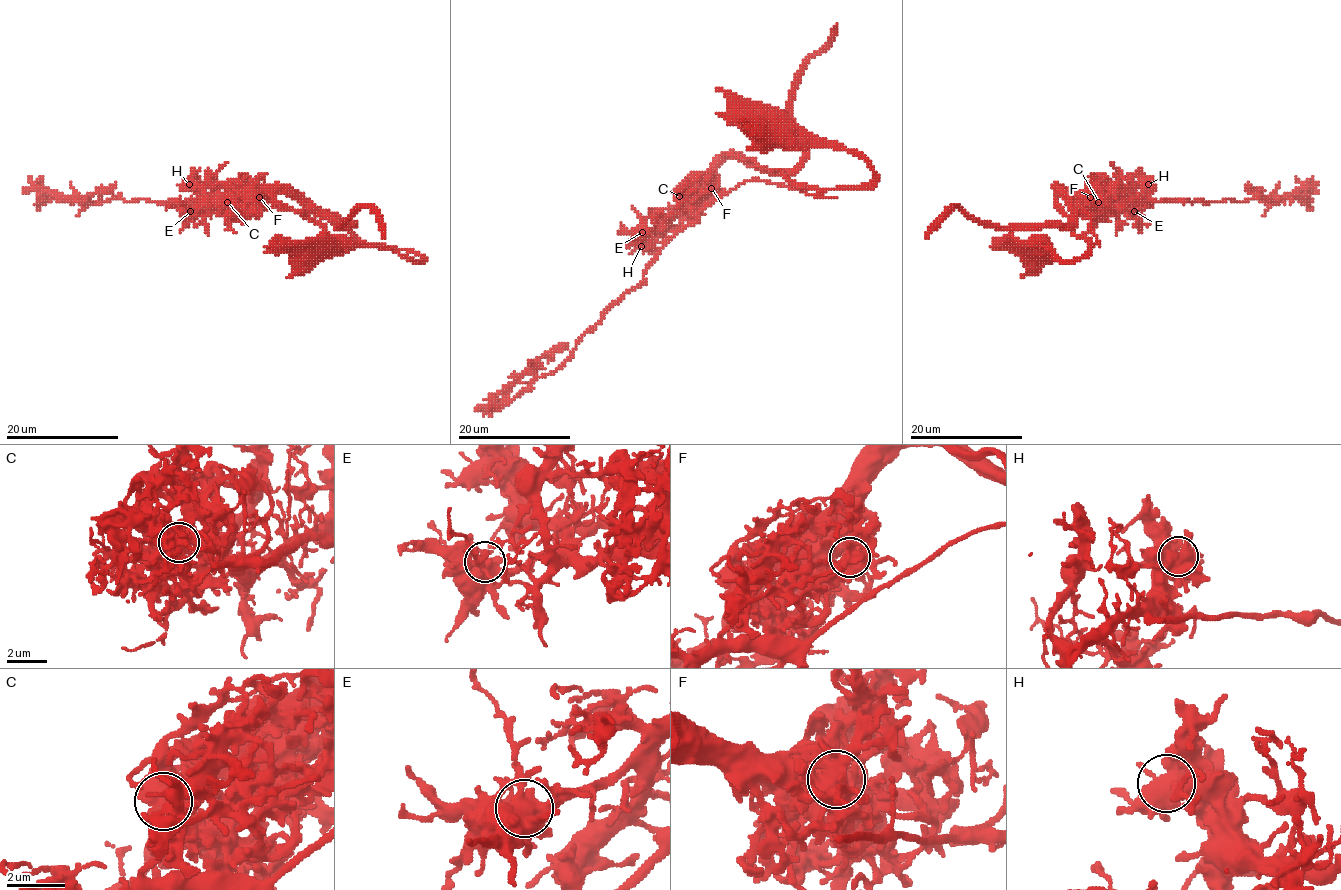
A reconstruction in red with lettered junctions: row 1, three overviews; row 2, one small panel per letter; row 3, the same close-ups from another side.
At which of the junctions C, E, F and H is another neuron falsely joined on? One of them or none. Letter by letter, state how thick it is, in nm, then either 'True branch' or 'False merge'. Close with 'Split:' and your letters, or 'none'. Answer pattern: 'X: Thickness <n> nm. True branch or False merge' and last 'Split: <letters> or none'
C: Thickness 550 nm. False merge
E: Thickness 480 nm. True branch
F: Thickness 400 nm. True branch
H: Thickness 550 nm. True branch
Split: C

